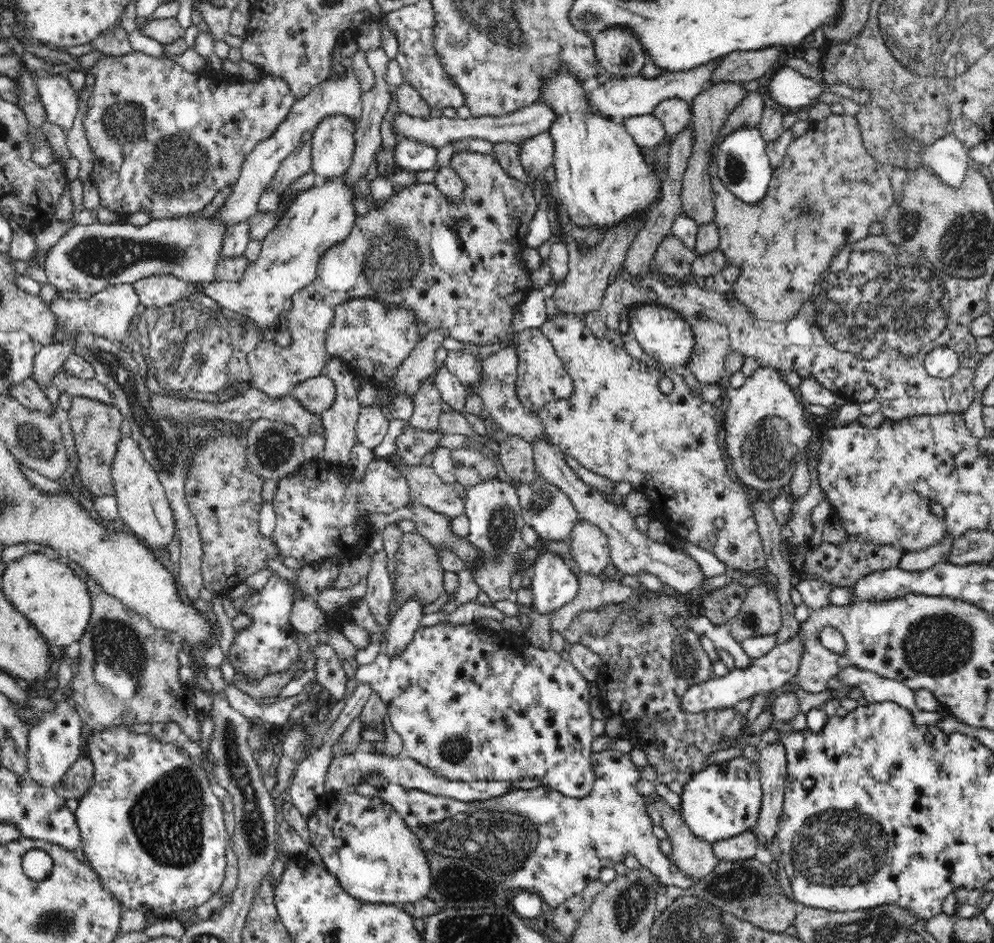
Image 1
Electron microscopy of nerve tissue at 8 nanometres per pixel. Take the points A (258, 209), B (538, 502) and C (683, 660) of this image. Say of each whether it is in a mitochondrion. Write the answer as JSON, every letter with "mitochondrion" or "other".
{"A":"other","B":"mitochondrion","C":"mitochondrion"}

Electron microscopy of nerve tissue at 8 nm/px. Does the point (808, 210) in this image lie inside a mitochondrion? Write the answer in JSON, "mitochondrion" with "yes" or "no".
{"mitochondrion":"yes"}

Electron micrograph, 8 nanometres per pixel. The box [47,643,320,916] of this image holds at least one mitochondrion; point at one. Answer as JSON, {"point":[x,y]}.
{"point":[168,818]}

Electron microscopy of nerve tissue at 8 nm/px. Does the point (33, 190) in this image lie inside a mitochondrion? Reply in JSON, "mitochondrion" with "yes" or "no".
{"mitochondrion":"no"}

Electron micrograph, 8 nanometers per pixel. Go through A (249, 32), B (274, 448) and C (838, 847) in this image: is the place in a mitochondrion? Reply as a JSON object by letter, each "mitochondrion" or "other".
{"A":"other","B":"mitochondrion","C":"mitochondrion"}

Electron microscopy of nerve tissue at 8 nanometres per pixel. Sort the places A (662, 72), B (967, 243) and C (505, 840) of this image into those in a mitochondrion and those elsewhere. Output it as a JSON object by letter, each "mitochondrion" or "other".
{"A":"other","B":"mitochondrion","C":"mitochondrion"}

